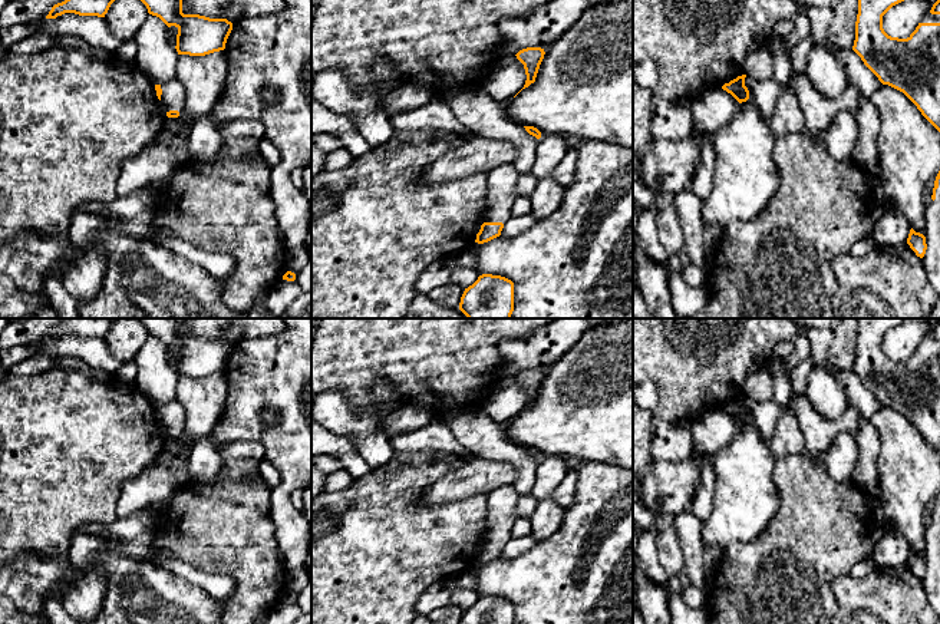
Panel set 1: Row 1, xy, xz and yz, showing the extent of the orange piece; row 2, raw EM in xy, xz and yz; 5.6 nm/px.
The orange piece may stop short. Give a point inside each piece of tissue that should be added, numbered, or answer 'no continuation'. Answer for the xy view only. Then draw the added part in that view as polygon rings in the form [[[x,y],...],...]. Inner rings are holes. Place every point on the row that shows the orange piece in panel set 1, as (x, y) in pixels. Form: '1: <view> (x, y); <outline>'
1: xy (172, 98); [[[165,82],[161,85],[161,105],[164,106],[165,115],[169,110],[178,110],[179,113],[185,109],[187,93],[185,90],[177,85],[177,82]]]

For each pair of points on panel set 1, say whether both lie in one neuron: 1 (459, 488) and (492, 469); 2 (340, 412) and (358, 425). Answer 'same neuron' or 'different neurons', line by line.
1: same neuron
2: same neuron

